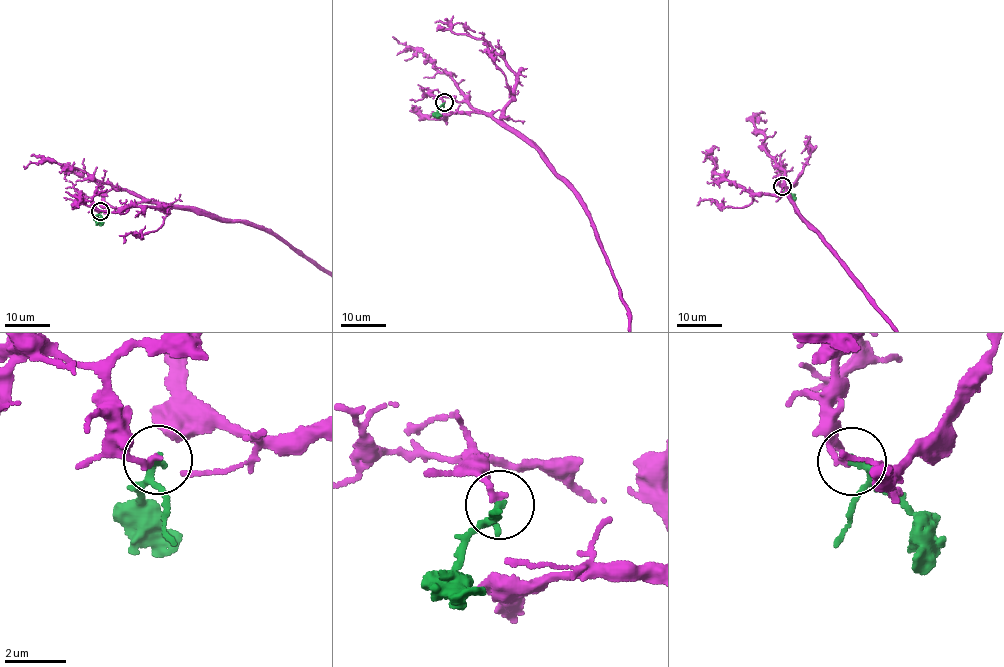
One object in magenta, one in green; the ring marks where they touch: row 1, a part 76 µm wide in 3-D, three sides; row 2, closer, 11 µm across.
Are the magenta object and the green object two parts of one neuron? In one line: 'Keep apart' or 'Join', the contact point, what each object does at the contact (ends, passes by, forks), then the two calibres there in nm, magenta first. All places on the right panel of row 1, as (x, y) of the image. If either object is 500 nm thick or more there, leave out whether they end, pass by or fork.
Keep apart. Place: (782, 186). At the ring magenta ends. At the ring green passes by. Thickness 240 nm (magenta) against 180 nm

